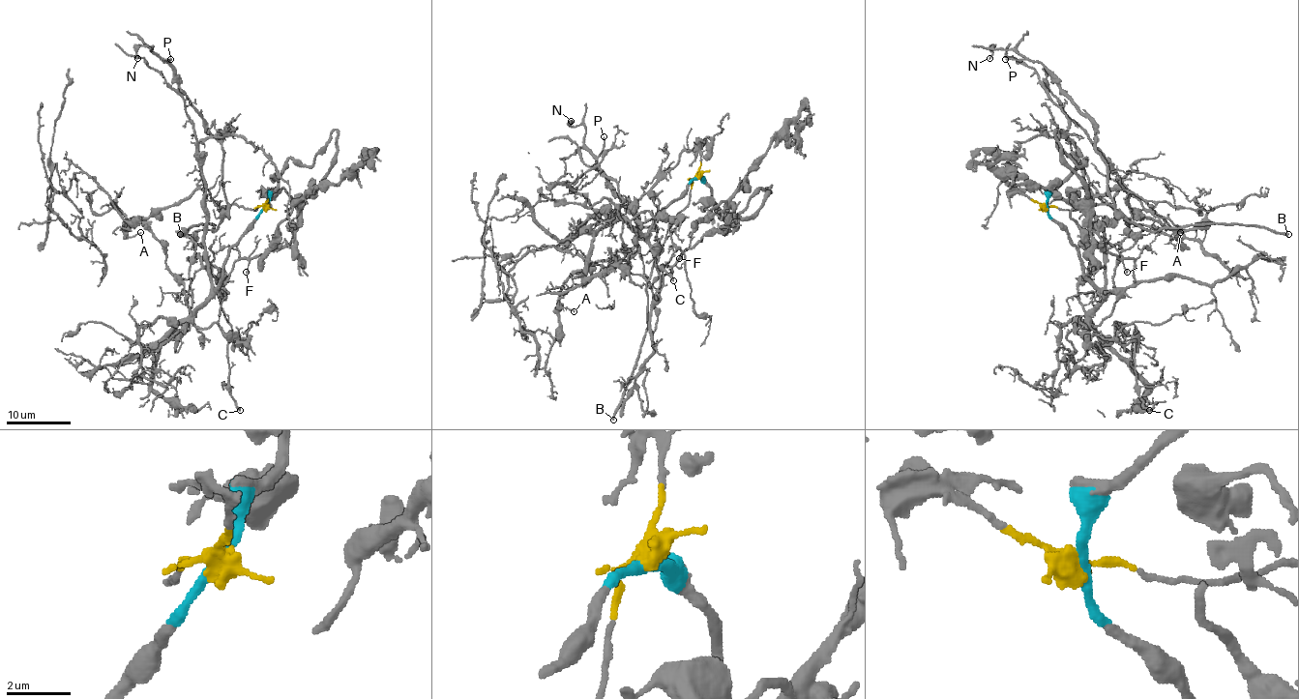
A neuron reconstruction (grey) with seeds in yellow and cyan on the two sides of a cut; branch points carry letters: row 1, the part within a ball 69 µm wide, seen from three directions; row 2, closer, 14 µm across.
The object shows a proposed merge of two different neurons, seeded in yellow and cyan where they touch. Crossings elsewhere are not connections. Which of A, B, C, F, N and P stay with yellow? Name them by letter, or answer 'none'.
B, N, P

